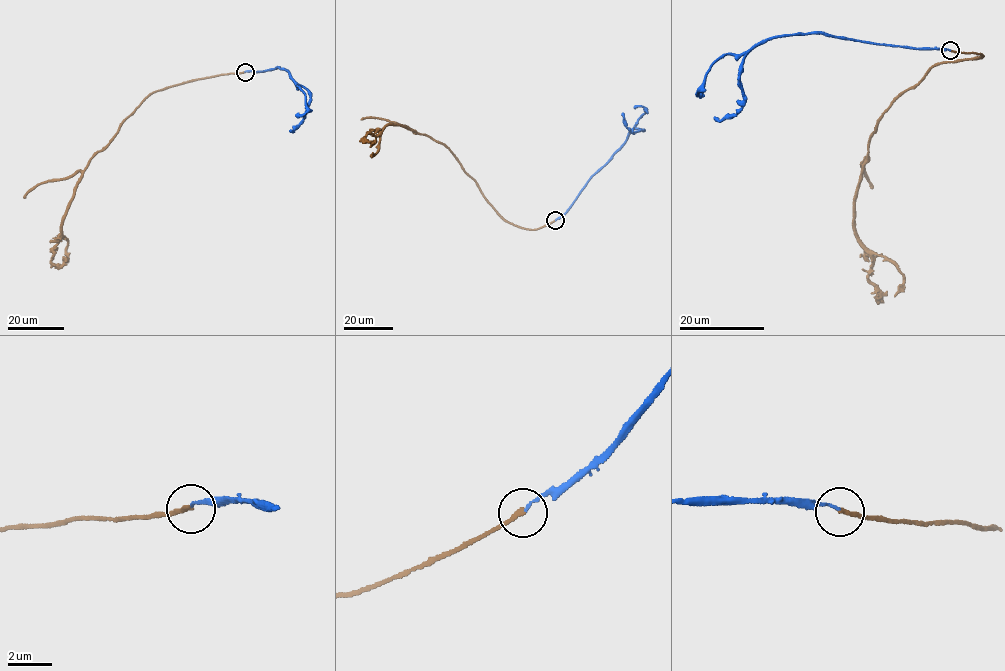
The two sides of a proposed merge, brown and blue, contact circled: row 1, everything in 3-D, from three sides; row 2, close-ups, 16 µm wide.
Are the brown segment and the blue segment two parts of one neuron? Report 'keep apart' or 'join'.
keep apart

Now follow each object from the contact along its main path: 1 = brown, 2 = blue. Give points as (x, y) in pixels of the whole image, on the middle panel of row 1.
1: (555, 220), (534, 230), (505, 221), (448, 148), (429, 136), (389, 124), (362, 138), (375, 139)
2: (555, 220), (633, 129), (643, 130), (632, 132), (626, 127), (623, 113)

